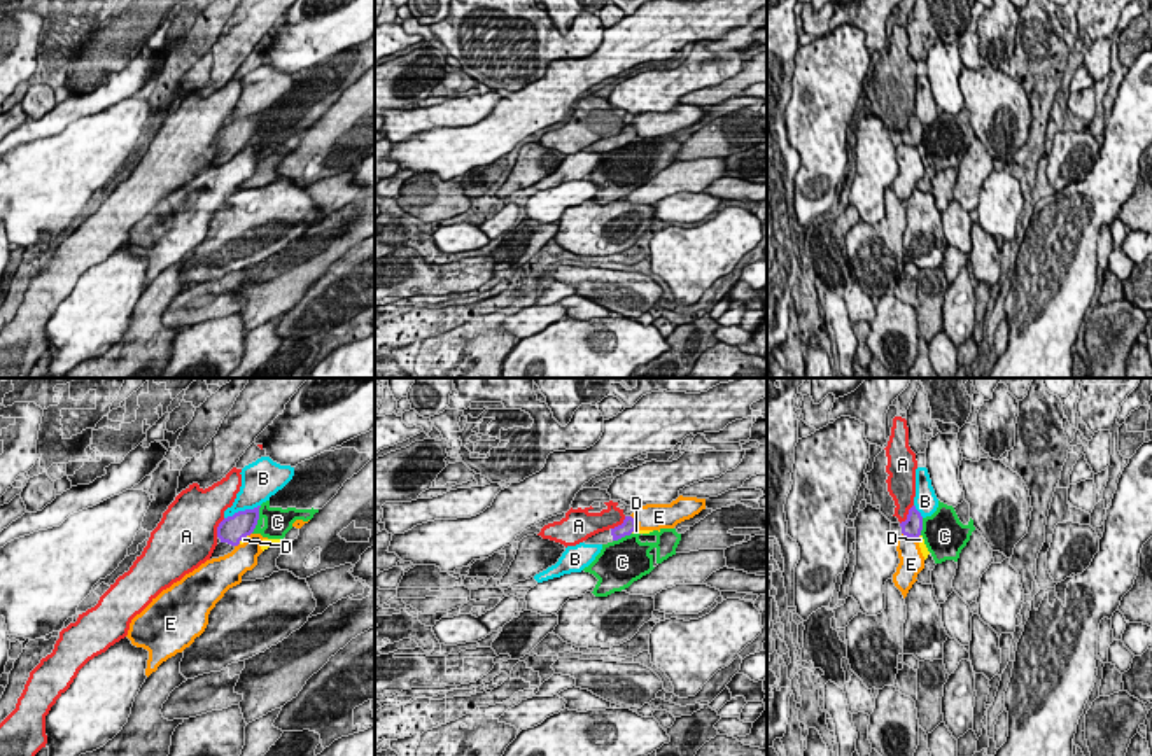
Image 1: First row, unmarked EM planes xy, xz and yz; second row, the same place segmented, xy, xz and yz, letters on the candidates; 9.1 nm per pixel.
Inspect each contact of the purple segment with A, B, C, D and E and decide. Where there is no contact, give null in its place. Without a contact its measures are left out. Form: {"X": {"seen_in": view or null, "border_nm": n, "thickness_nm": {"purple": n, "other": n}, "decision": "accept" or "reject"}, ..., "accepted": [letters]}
{"A": {"seen_in": "yz", "border_nm": 220, "thickness_nm": {"purple": 180, "other": 240}, "decision": "reject"}, "B": {"seen_in": "xy", "border_nm": 360, "thickness_nm": {"purple": 240, "other": 280}, "decision": "reject"}, "C": {"seen_in": "xy", "border_nm": 280, "thickness_nm": {"purple": 240, "other": 260}, "decision": "reject"}, "D": {"seen_in": "xy", "border_nm": 130, "thickness_nm": {"purple": 240, "other": 50}, "decision": "reject"}, "E": {"seen_in": "yz", "border_nm": 160, "thickness_nm": {"purple": 180, "other": 220}, "decision": "reject"}, "accepted": []}

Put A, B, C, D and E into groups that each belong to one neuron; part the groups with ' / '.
A / B / C / D / E

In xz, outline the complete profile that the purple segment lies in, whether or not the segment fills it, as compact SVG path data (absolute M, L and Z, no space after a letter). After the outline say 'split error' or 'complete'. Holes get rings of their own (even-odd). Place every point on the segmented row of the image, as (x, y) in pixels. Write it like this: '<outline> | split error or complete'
M625 516L622 525L599 532L583 542L585 544L608 544L608 542L618 541L625 536L630 536L636 528L637 528L636 520L632 516Z | split error

